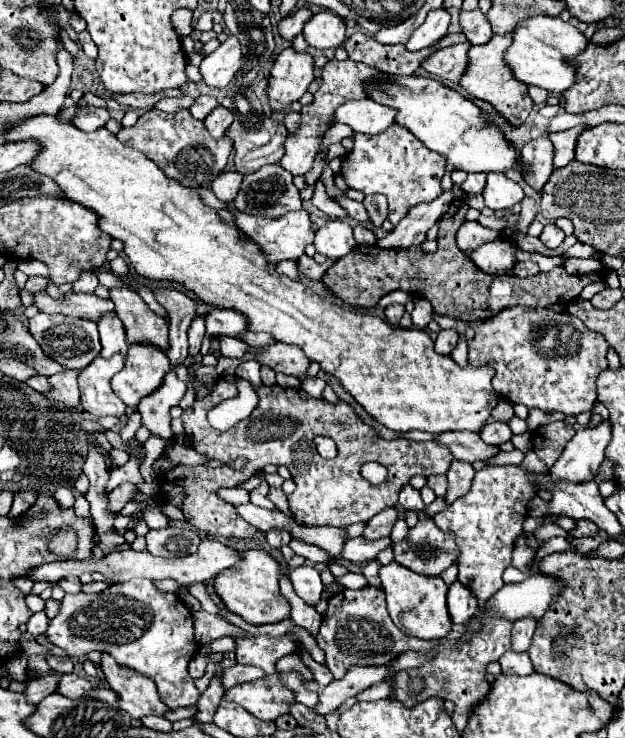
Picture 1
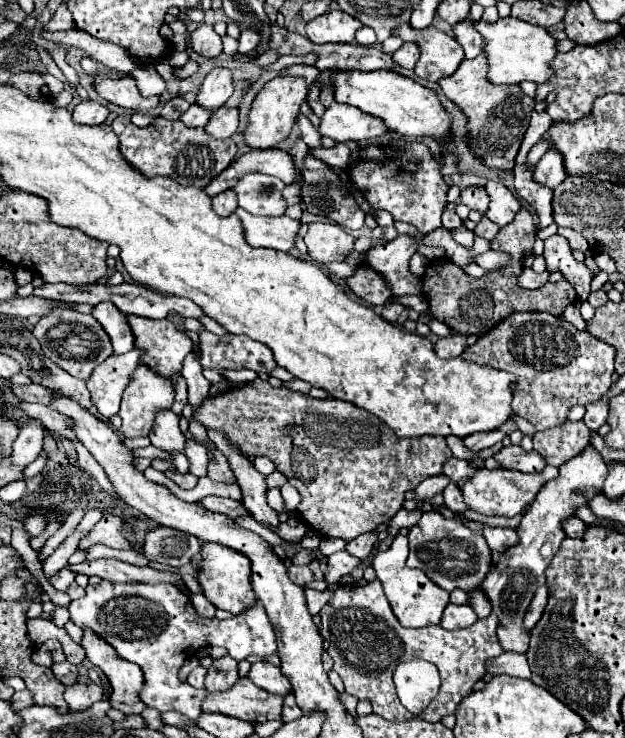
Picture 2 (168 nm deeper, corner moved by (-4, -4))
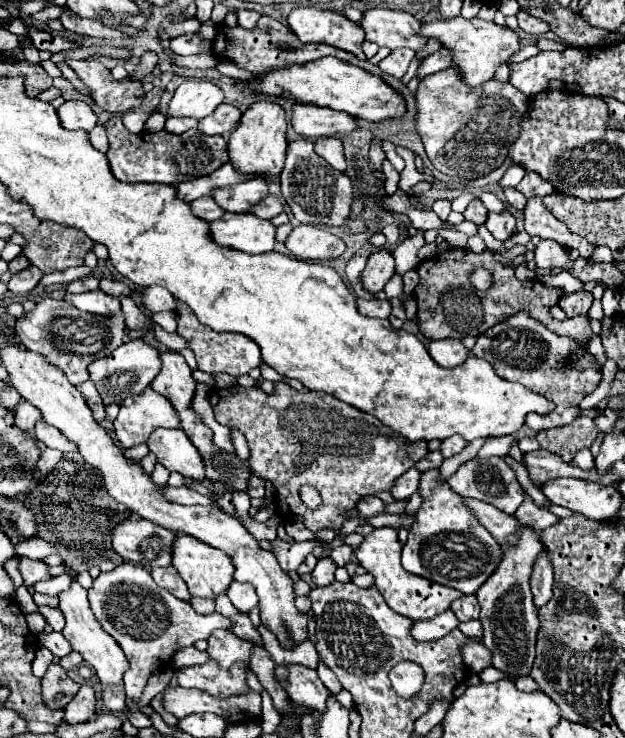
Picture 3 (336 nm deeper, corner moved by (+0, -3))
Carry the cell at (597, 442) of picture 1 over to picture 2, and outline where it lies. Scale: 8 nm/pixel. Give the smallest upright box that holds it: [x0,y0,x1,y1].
[481,446,607,654]

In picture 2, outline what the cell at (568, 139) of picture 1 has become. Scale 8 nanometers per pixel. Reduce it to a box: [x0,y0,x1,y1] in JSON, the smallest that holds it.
[533,150,567,190]

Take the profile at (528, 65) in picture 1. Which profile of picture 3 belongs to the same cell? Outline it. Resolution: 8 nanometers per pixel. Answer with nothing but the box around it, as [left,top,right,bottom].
[421,15,521,87]

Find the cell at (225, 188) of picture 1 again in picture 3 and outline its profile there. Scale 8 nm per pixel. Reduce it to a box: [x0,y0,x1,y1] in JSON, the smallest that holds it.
[191,197,223,221]

